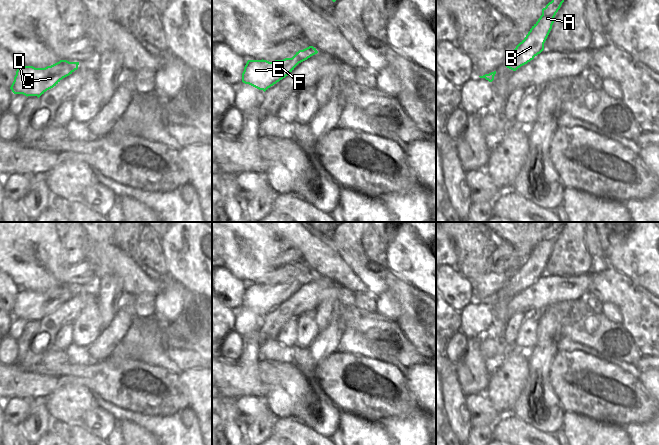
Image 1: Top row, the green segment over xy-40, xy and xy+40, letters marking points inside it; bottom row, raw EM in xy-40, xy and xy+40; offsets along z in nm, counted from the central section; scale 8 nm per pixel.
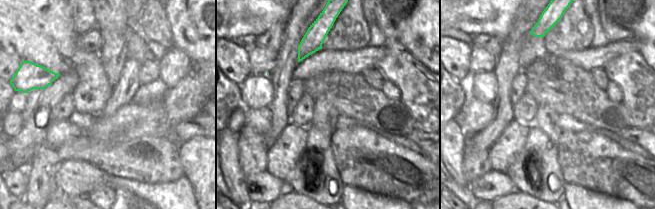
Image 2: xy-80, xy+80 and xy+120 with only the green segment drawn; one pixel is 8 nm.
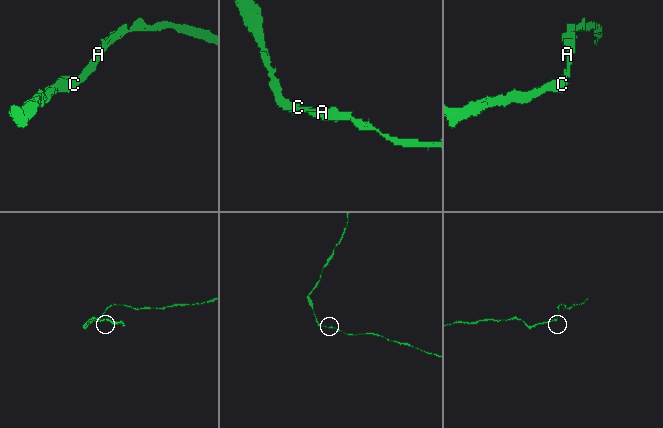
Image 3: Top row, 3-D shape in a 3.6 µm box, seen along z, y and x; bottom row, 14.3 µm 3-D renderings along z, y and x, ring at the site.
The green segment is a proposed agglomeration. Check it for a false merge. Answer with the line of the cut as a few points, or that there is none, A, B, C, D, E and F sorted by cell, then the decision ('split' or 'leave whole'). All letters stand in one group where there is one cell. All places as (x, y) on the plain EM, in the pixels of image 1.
no cut; A B C D E F; leave whole

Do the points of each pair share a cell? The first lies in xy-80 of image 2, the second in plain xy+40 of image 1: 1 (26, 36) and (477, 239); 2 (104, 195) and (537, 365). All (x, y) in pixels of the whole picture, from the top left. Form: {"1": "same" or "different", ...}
{"1": "same", "2": "same"}

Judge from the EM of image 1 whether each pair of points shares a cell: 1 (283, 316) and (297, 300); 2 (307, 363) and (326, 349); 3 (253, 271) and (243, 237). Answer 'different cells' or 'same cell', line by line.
1: same cell
2: different cells
3: same cell

